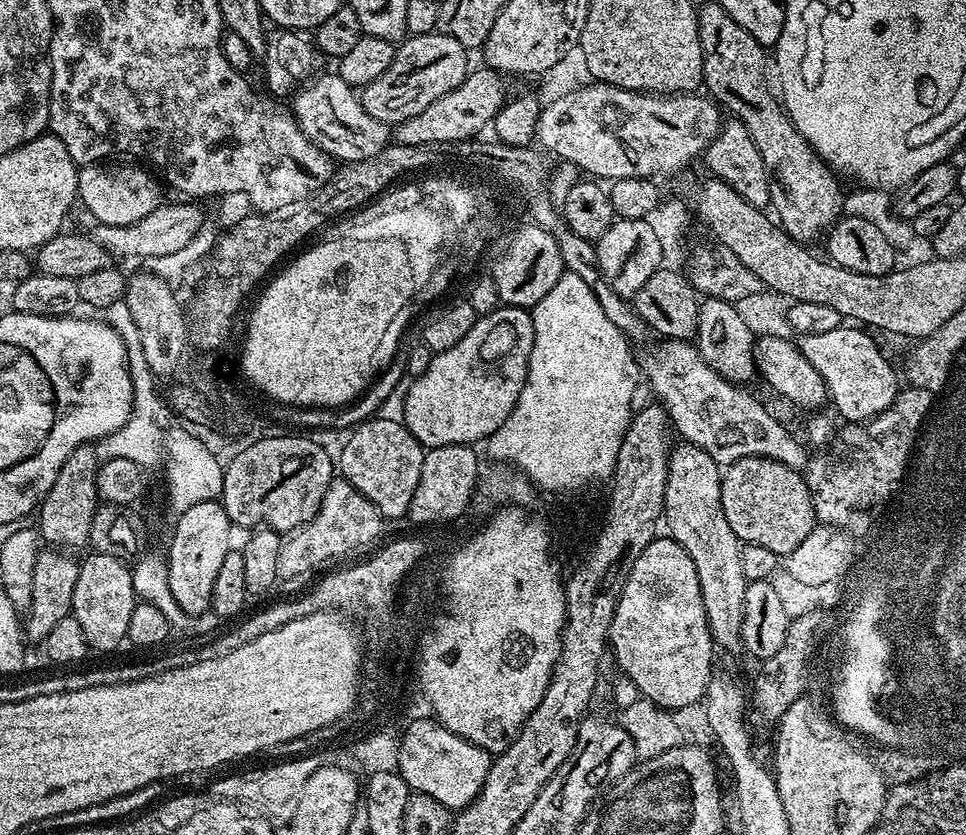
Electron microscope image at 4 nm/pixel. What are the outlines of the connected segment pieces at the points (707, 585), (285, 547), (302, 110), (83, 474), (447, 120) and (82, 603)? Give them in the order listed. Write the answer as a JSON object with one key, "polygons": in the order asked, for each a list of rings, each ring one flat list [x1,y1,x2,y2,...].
{"polygons":[[[687,442,677,443,668,457,668,485,664,495,663,519,668,520,667,535,677,540,682,550,686,550,686,554,690,554,691,560,694,561,694,570,698,570,698,586,702,590,702,606,706,606,706,618,713,645,719,651,721,648,724,652,732,652,741,647,744,591,749,581,745,580,742,572,740,539,734,534,734,530,730,530,726,514,722,514,721,475,721,465,716,464,714,458,706,454,706,450]],[[333,478,314,518,281,539,276,563,277,577,281,581,296,580,331,560,340,560,343,556,374,543,380,536,380,523,380,511,361,492,354,490,342,478]],[[335,72,317,75,296,96,292,113,304,136,335,161,349,164,376,157,392,140,391,127,366,113,355,89]],[[83,444,75,447,67,455,66,462,54,480,54,485,47,491,38,506,36,522,41,539,51,547,62,550,85,547,88,544,90,522,98,507,97,470,100,455,97,447]],[[487,66,469,71,468,77,450,94,442,94,438,102,430,102,422,114,414,114,414,118,406,118,406,122,395,125,395,143,406,146,426,146,438,142,458,142,459,139,470,140,481,135,484,127,489,127,490,122,495,121,500,107,506,103,504,96,504,84,501,73]],[[97,552,81,561,78,582,75,583,71,613,80,624,87,645,94,651,110,652,127,639,130,616,136,597,131,569,112,555]]]}

